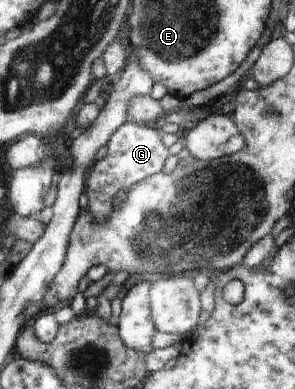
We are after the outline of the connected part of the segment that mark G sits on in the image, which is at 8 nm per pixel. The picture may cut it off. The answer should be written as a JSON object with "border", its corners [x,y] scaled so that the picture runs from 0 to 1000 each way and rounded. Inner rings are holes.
{"border":[[[441,308],[424,311],[376,347],[363,373],[363,396],[325,411],[292,452],[298,542],[329,576],[356,573],[390,535],[383,509],[403,488],[431,488],[475,463],[502,460],[553,437],[573,396],[569,378],[553,373],[546,342],[498,324],[471,324]]]}

